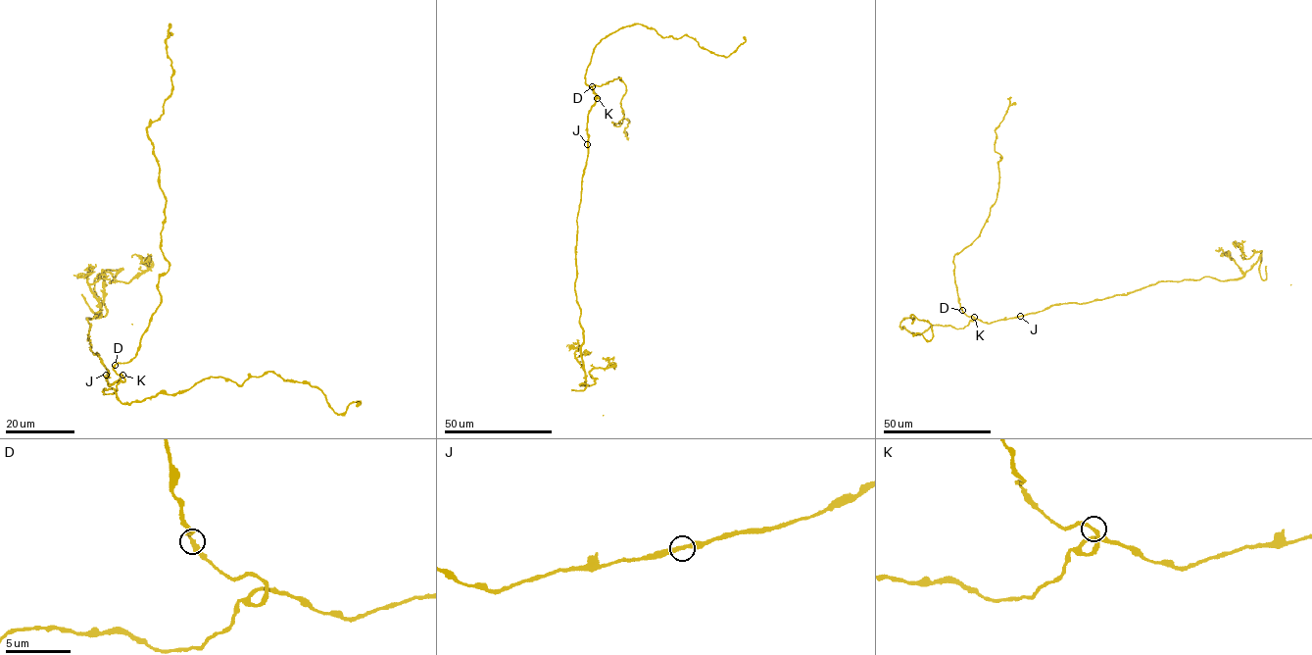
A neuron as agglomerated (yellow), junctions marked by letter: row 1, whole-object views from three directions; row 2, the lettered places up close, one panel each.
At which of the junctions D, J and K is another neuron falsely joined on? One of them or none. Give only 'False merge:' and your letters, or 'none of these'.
False merge: none of these

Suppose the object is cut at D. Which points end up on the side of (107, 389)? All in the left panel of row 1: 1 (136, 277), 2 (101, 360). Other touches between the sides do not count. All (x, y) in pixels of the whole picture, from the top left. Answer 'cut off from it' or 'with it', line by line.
1: with it
2: with it

